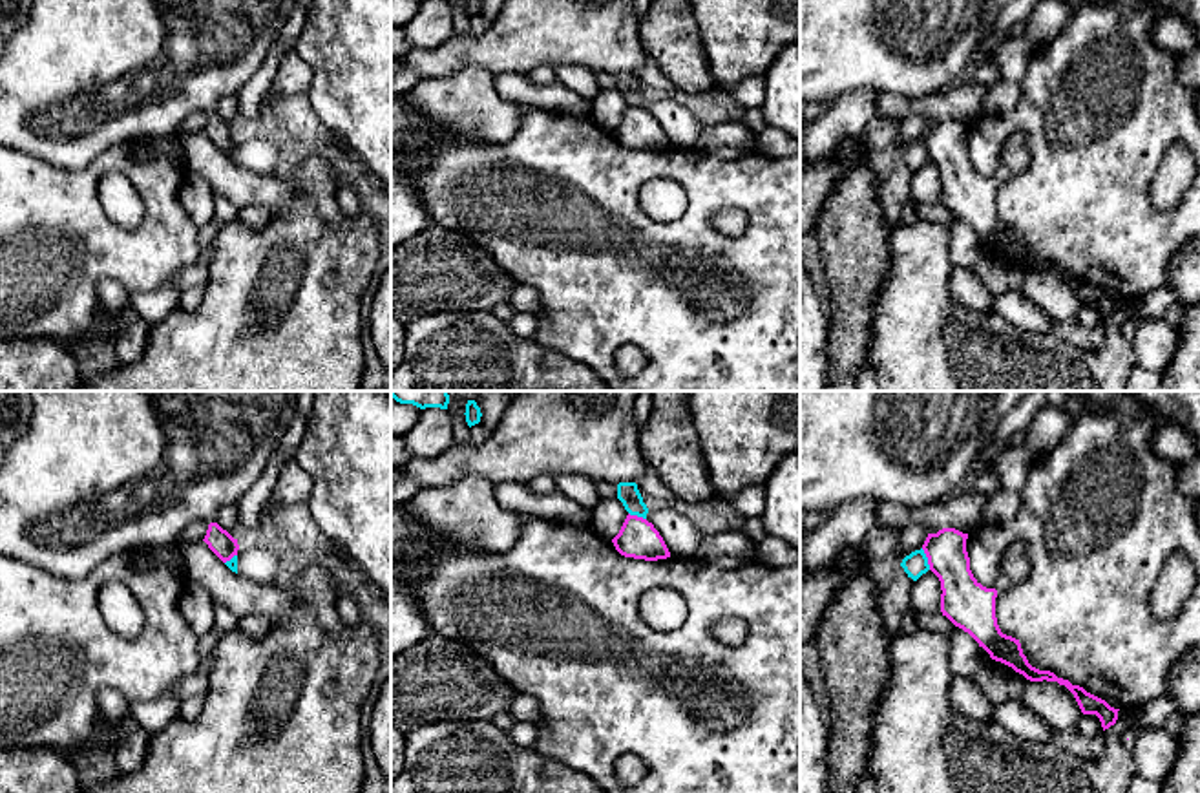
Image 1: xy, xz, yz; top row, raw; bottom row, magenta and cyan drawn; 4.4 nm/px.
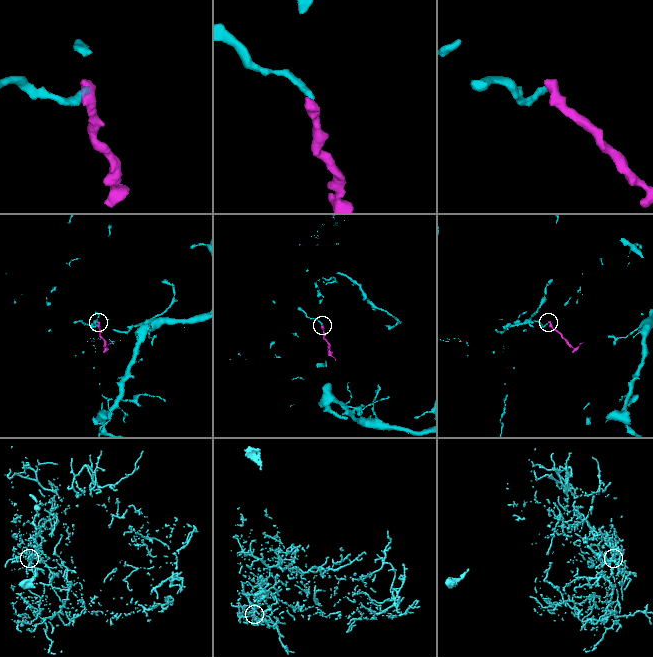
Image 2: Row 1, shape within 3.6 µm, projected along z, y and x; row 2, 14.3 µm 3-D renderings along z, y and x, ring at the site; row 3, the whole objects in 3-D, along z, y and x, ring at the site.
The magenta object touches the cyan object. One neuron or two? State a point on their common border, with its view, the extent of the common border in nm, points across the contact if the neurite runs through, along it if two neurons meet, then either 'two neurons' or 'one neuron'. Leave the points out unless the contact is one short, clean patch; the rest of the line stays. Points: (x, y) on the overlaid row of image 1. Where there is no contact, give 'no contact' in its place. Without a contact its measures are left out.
meets magenta in yz at (928, 560); contact 100 nm long; border along yz (921, 549), (930, 569); two neurons

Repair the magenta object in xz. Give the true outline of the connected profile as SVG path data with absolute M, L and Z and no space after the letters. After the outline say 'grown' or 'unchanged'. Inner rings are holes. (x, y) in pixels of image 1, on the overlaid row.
M626 515L619 534L612 539L612 543L625 557L645 561L670 557L670 552L654 524L637 515Z; unchanged

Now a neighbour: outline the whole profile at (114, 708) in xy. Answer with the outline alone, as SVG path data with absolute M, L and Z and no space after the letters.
M102 689L99 693L99 713L100 720L121 724L124 720L132 720L130 716L130 702L113 689Z

